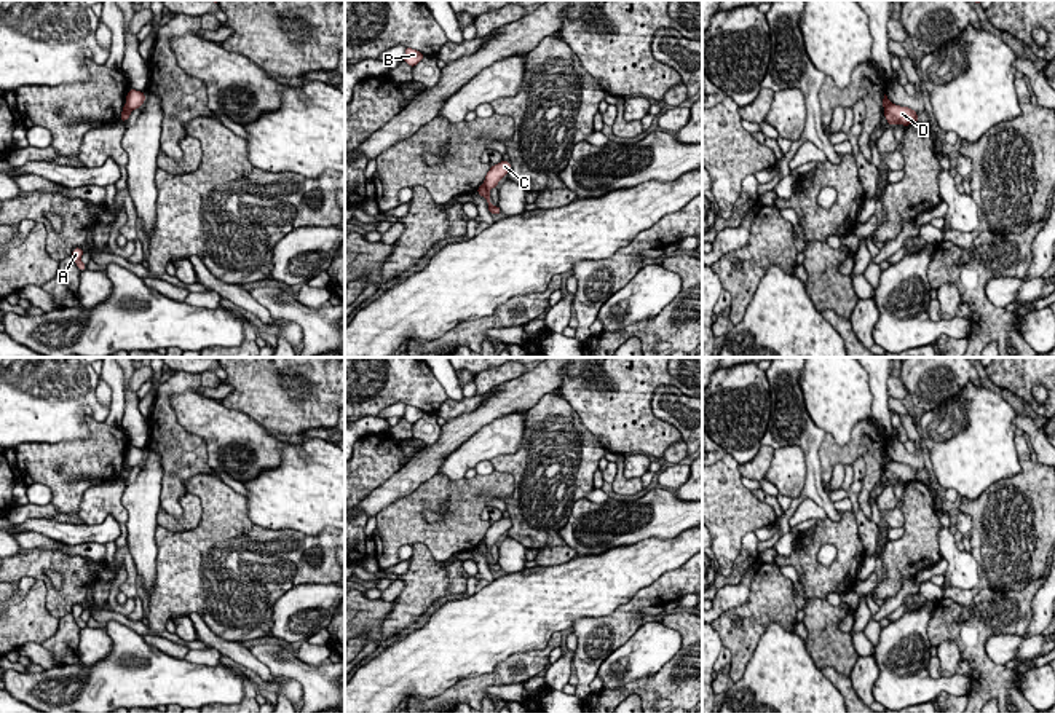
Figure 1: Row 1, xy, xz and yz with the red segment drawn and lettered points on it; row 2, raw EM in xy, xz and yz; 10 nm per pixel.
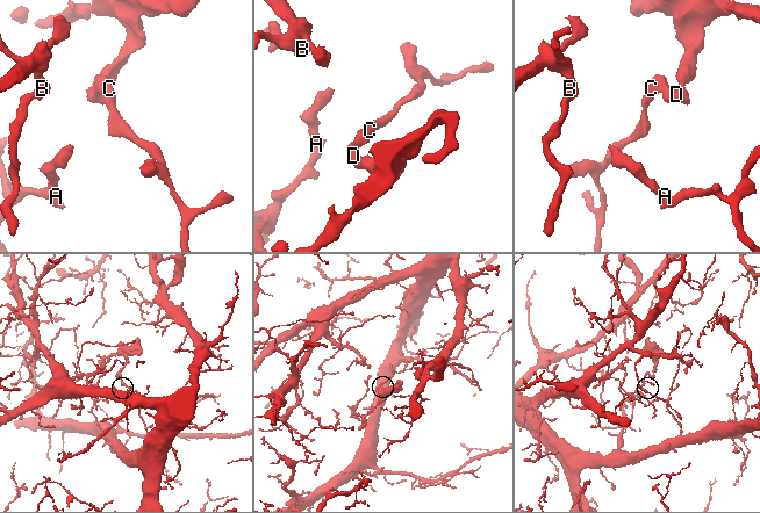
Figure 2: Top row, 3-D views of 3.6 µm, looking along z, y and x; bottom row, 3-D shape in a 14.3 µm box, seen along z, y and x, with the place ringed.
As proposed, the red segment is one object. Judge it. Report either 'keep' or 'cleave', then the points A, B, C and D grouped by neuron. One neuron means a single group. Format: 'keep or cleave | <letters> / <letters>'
cleave | A B C / D

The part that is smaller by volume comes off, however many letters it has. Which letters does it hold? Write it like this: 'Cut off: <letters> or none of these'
Cut off: D

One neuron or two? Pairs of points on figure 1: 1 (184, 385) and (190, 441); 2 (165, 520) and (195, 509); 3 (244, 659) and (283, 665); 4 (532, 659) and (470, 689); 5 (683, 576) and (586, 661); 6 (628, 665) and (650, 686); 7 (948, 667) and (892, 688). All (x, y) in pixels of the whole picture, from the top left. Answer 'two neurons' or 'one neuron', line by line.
1: one neuron
2: one neuron
3: two neurons
4: one neuron
5: one neuron
6: two neurons
7: two neurons

